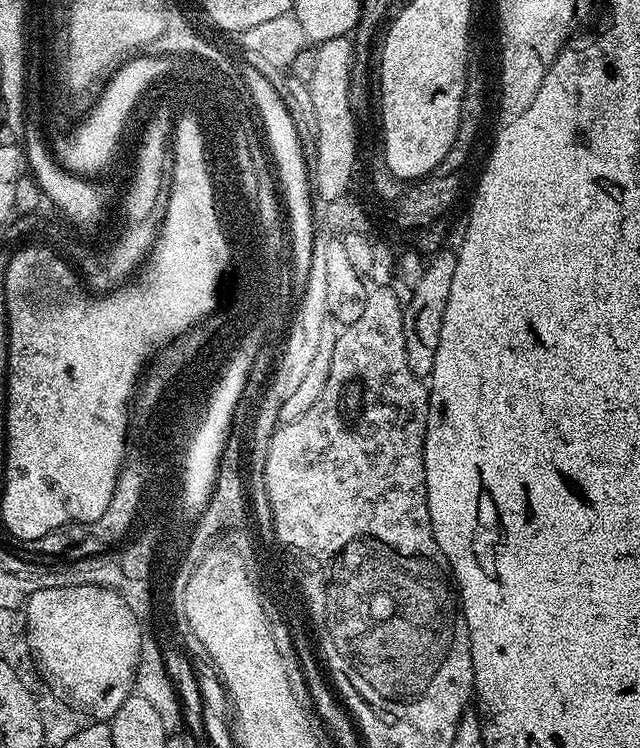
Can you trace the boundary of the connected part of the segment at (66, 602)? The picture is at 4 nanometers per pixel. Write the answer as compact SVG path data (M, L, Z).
M58 588L57 592L43 593L24 616L23 623L31 627L31 657L39 675L44 675L43 683L70 706L78 706L85 717L92 716L88 718L96 722L111 721L118 706L133 695L130 662L136 656L136 624L130 622L128 608L123 608L112 592L100 592L100 588Z

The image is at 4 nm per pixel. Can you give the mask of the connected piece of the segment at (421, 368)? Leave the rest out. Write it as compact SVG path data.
M443 250L424 265L424 273L418 286L414 286L410 302L404 305L404 337L406 338L406 362L415 376L431 377L434 370L434 354L438 354L438 334L442 334L442 314L446 314L446 302L450 298L450 281L454 279L456 255Z

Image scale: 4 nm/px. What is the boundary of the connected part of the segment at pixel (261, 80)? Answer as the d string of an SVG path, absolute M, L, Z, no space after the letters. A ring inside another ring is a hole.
M241 63L239 71L255 111L260 111L258 120L259 123L266 126L266 138L272 136L268 146L270 151L276 148L275 155L279 157L279 172L284 172L284 181L281 184L288 184L287 200L292 200L292 214L289 216L289 220L296 220L296 229L291 232L291 239L295 243L295 261L299 261L299 269L302 271L296 282L297 285L303 286L308 283L308 271L314 262L314 256L312 256L312 200L314 201L314 192L310 187L310 164L309 161L304 161L306 149L300 144L298 130L294 126L294 118L290 114L281 89L277 85L275 88L263 76L265 73L255 63Z

